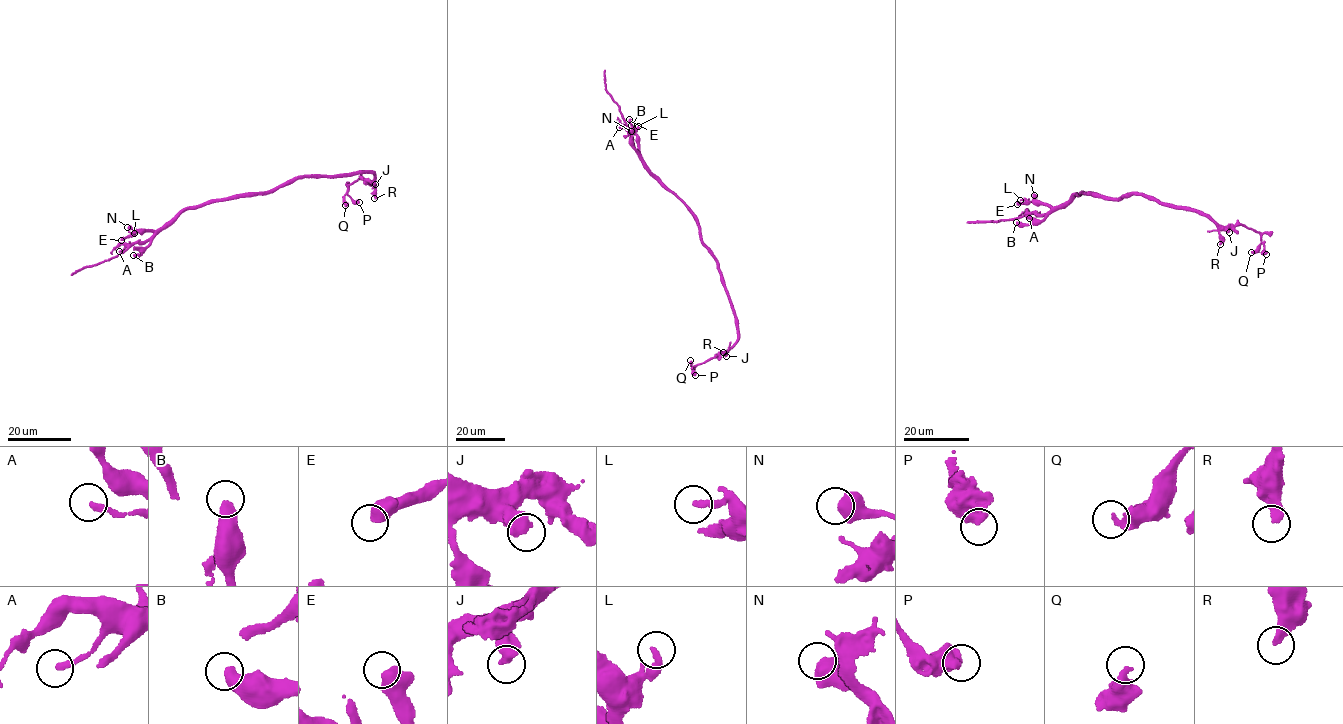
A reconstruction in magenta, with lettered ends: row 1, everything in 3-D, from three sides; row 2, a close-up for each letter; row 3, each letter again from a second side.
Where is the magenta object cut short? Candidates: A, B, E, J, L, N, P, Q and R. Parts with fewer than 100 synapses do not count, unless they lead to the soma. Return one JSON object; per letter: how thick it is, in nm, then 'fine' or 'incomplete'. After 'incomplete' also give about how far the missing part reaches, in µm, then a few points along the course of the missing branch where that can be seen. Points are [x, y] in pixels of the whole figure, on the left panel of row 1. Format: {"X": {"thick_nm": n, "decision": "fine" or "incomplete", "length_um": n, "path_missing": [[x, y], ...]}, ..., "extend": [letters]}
{"A": {"thick_nm": 240, "decision": "fine"}, "B": {"thick_nm": 480, "decision": "fine"}, "E": {"thick_nm": 600, "decision": "fine"}, "J": {"thick_nm": 600, "decision": "fine"}, "L": {"thick_nm": 320, "decision": "fine"}, "N": {"thick_nm": 650, "decision": "fine"}, "P": {"thick_nm": 600, "decision": "fine"}, "Q": {"thick_nm": 320, "decision": "fine"}, "R": {"thick_nm": 400, "decision": "fine"}, "extend": []}

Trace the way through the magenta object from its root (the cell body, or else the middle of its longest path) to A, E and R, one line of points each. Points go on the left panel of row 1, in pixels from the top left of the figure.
A: (259, 193), (210, 200), (187, 208), (147, 239), (128, 244), (119, 251)
E: (259, 193), (210, 200), (187, 208), (156, 230), (136, 232), (121, 240)
R: (259, 193), (276, 190), (298, 178), (361, 171), (373, 172), (375, 177), (374, 198)

